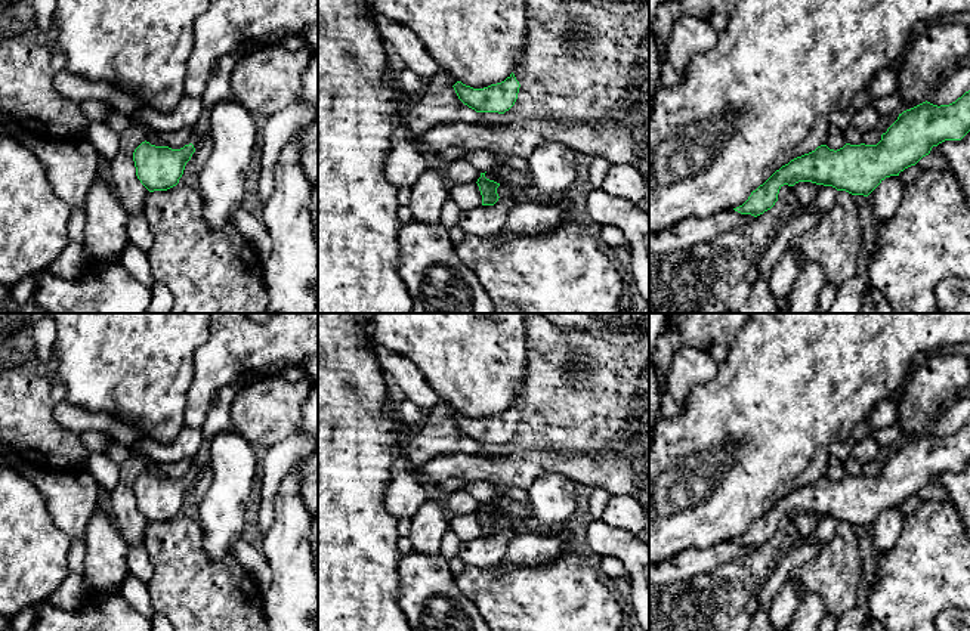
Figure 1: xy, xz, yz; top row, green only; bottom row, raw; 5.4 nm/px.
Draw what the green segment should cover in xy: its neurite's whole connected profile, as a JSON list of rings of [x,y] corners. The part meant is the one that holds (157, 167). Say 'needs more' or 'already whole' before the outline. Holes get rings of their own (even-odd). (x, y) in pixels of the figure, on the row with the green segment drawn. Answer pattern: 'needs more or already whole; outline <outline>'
already whole; outline [[[145,140],[133,152],[136,176],[149,192],[167,191],[179,183],[194,152],[192,143],[172,149]]]

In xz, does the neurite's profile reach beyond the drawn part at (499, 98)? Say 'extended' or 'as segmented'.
as segmented

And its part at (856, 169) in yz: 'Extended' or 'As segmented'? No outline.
As segmented

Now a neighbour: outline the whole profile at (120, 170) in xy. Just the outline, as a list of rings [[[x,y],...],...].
[[[130,121],[129,127],[121,133],[117,155],[106,164],[106,176],[127,217],[145,210],[149,194],[138,179],[133,161],[135,149],[146,140],[149,132],[151,129],[146,124]]]

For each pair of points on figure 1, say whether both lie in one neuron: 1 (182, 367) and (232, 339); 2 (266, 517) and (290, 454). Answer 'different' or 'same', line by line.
1: different
2: same

